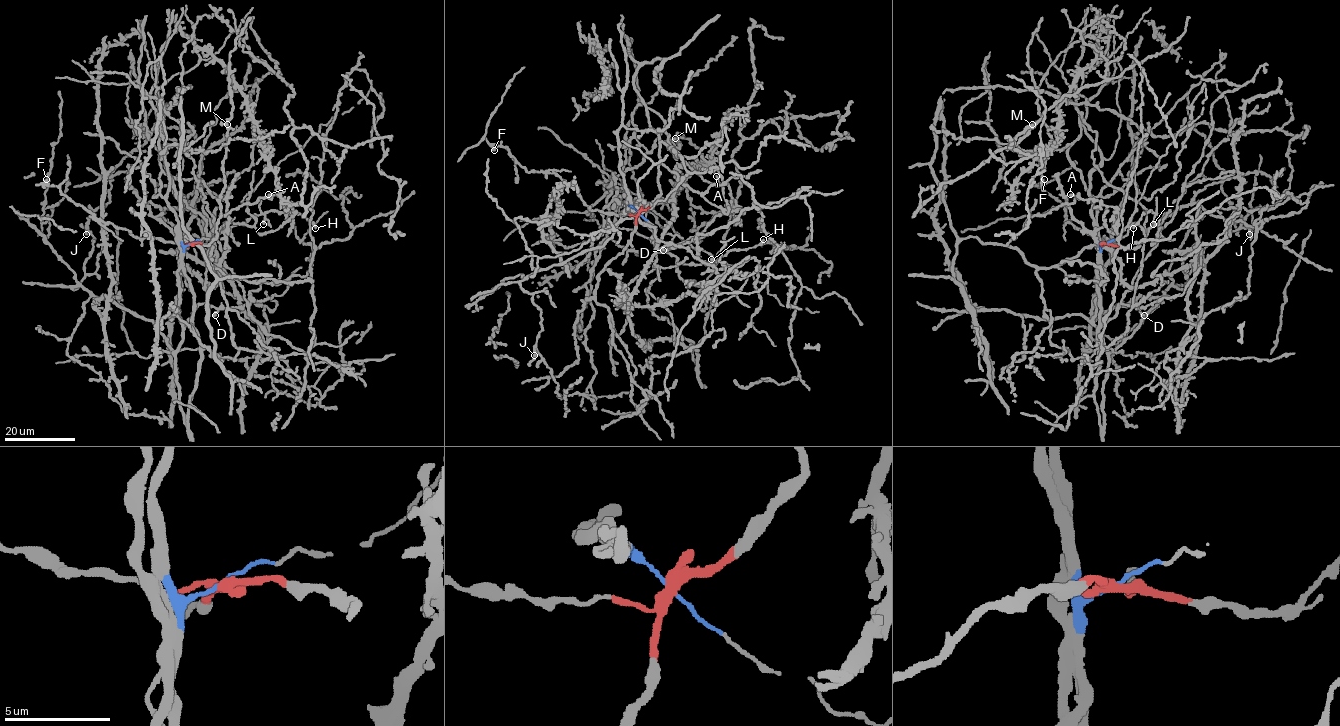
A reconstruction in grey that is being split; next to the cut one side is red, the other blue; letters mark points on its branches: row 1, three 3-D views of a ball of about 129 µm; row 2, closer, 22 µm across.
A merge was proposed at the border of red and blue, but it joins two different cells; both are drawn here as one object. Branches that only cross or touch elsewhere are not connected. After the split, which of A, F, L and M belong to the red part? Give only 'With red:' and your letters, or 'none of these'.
With red: A, F, L, M

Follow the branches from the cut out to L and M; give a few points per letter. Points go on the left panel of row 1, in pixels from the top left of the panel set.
L: (190, 244), (212, 248), (233, 358), (170, 350), (206, 301), (209, 234), (255, 214), (263, 224)
M: (190, 244), (212, 248), (211, 267), (200, 245), (216, 238), (227, 143), (226, 120), (223, 123), (227, 125)

